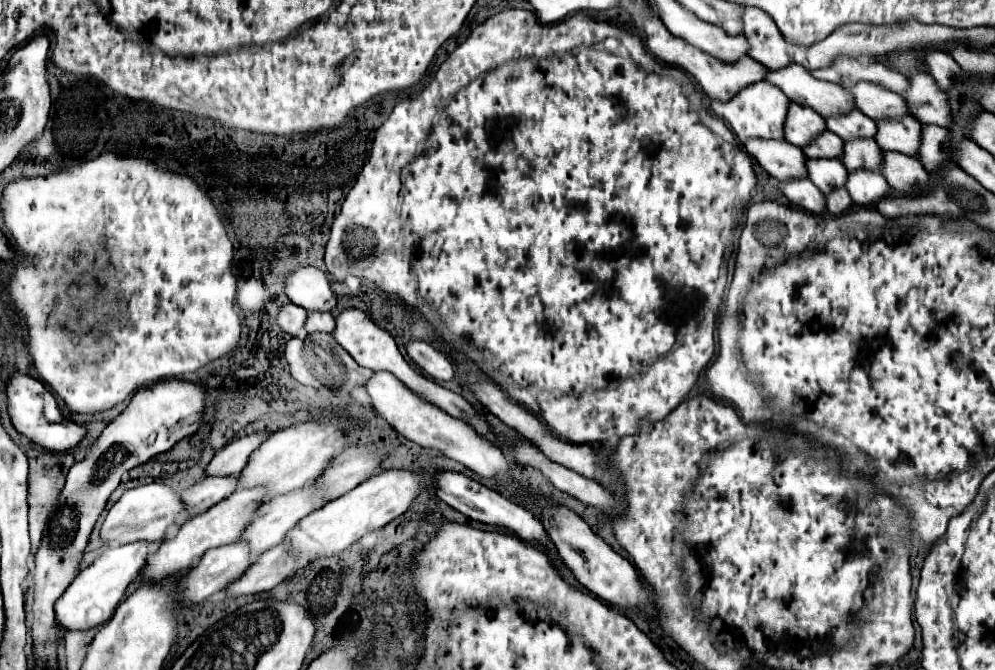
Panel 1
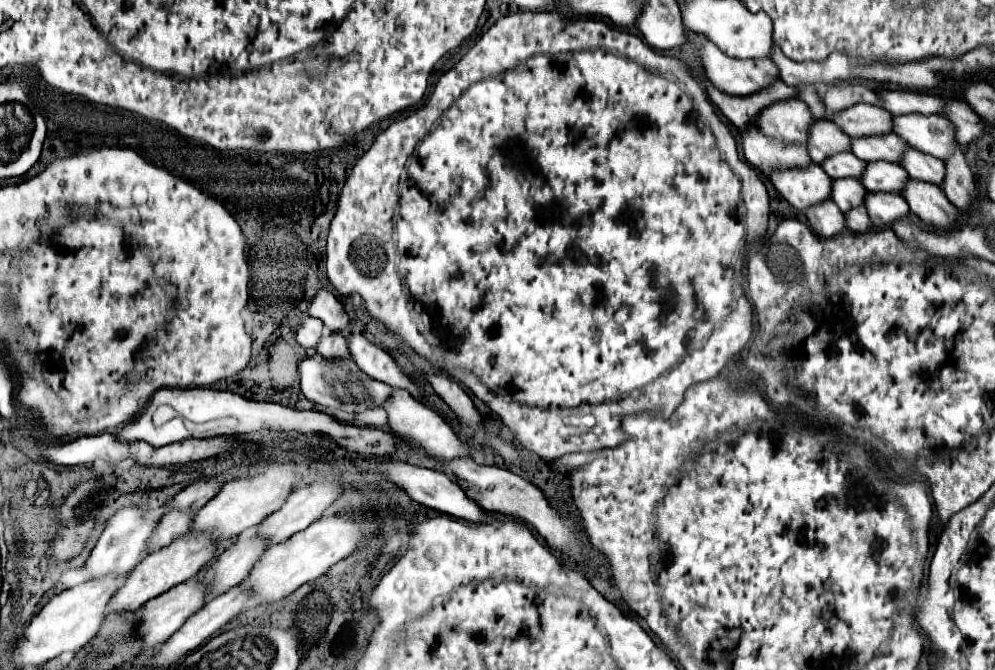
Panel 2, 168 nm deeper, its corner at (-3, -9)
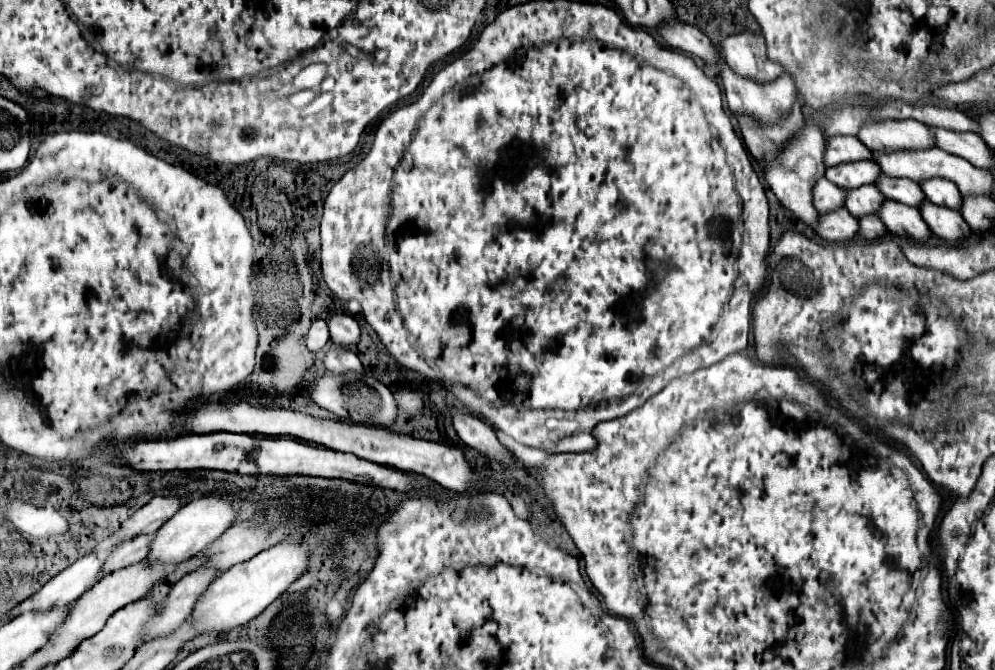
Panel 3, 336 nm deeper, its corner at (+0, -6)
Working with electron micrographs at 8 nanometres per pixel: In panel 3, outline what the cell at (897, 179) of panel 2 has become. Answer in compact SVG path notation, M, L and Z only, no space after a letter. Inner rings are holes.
M882 175L876 183L876 187L884 193L886 199L910 205L910 207L920 207L922 201L926 201L926 195L922 193L920 185L914 181L906 181L906 179L894 179L894 177L886 177Z

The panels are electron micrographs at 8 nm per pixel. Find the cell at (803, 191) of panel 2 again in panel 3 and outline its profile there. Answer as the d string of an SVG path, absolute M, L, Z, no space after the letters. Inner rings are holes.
M822 177L816 183L816 187L814 187L814 207L822 215L844 207L844 201L846 201L846 191L838 189L834 183L826 181L826 177Z

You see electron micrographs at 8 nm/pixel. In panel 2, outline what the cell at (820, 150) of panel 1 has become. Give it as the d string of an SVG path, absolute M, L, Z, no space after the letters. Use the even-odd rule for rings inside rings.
M839 152L835 156L829 156L821 168L835 180L835 178L845 178L845 176L853 176L857 178L857 172L861 172L861 164L865 164L863 160L857 160L857 156L853 156L851 152Z

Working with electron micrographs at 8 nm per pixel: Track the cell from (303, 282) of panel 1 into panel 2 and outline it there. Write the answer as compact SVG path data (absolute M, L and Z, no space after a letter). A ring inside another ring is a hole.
M319 290L313 300L309 302L307 314L313 318L319 318L327 330L341 332L349 324L349 316L345 314L341 302L333 296L331 290Z

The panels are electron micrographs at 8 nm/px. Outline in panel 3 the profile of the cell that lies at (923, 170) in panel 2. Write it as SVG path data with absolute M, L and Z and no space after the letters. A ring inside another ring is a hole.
M928 179L928 181L920 183L920 187L926 193L926 199L934 205L950 207L950 209L956 209L956 211L962 207L962 195L952 181Z

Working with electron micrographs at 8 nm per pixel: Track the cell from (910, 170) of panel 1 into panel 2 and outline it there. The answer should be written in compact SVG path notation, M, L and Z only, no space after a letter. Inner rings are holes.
M909 178L901 194L907 200L911 212L935 228L941 228L941 224L949 228L949 224L953 224L953 220L959 216L959 210L949 204L949 200L945 200L945 194L937 184Z

